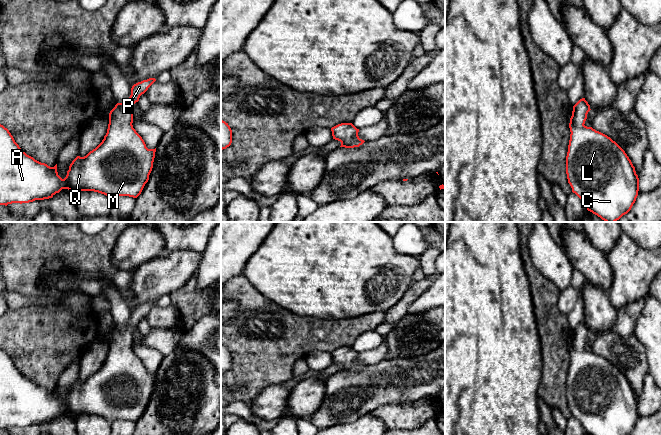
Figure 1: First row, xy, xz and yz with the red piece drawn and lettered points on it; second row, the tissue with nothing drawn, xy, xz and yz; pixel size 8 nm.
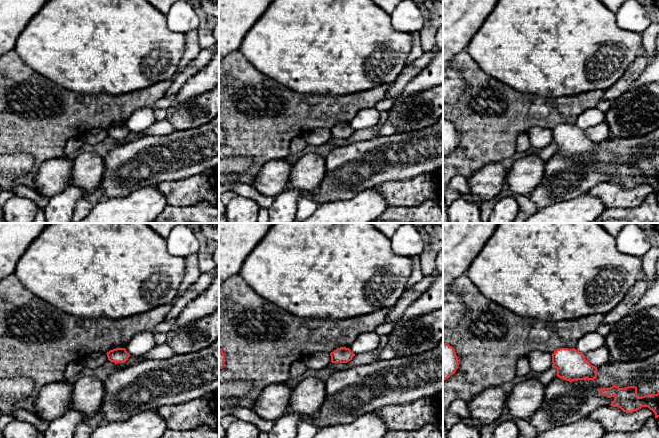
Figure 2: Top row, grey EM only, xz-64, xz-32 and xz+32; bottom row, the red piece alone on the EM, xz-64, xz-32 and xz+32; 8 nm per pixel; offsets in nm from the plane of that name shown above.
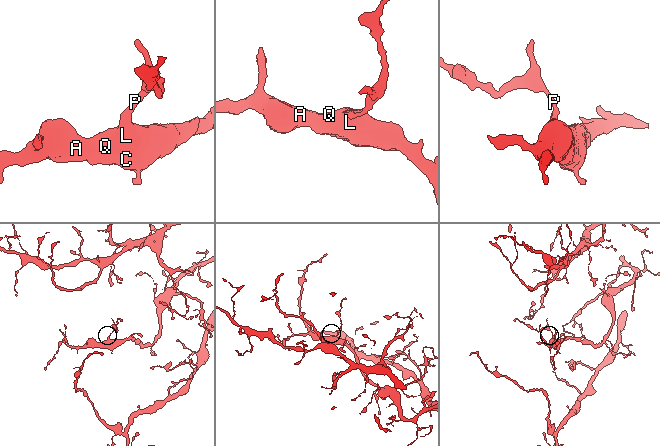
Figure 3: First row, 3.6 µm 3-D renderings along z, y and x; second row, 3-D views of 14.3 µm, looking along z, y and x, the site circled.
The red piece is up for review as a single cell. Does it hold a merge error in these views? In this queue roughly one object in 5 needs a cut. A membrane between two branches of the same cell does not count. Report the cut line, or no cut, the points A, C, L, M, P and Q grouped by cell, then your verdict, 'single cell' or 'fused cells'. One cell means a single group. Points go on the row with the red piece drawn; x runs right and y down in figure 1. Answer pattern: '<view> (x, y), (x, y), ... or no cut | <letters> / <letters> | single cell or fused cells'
no cut | A C L M P Q | single cell

